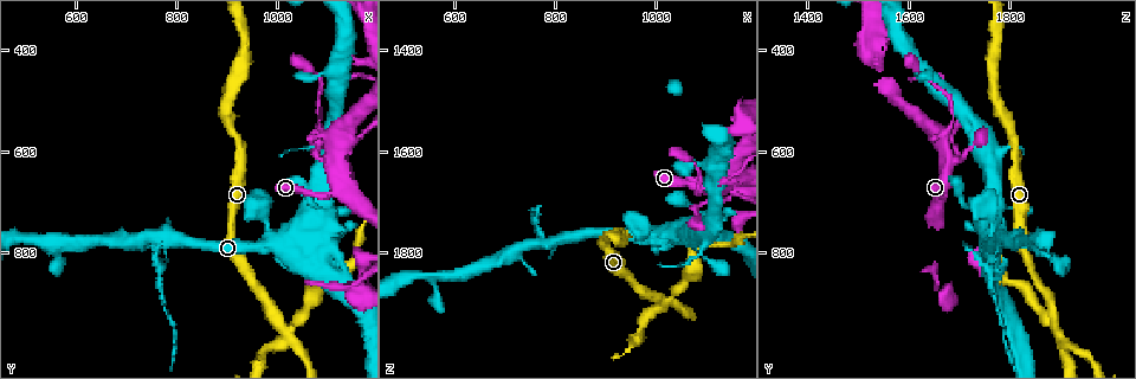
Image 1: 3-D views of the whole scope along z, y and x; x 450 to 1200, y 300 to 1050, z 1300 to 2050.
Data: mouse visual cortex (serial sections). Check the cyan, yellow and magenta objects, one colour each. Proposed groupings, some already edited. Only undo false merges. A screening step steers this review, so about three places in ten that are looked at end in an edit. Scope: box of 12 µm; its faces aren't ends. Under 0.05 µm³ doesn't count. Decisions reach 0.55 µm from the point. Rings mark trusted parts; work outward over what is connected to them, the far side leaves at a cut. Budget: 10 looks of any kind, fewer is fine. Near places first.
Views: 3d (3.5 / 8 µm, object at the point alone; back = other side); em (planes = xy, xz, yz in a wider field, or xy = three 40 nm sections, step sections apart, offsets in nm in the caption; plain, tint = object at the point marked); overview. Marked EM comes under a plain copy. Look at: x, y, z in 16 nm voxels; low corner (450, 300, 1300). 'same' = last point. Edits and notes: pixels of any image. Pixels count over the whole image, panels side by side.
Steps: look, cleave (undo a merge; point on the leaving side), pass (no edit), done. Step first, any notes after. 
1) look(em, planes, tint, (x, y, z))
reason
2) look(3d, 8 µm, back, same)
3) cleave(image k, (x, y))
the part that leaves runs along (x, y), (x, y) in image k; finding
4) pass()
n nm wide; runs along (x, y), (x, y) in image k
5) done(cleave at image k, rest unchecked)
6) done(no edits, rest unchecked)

look(3d, 8 µm, (785, 770, 1775))
branch point

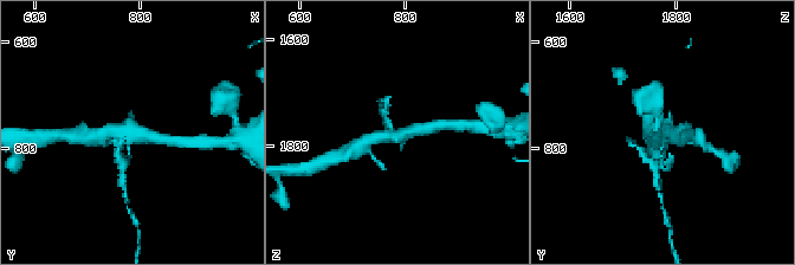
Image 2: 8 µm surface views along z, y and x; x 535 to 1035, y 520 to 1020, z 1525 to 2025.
look(em, xy, step 3, tint, (785, 770, 1780))
need the tissue

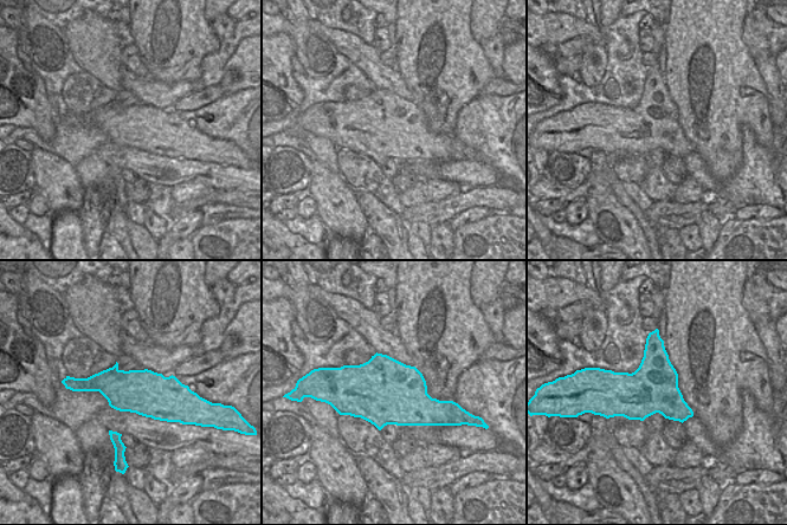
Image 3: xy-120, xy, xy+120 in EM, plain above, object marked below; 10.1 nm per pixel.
cleave(image 2, (122, 159))
the part that leaves runs along (127, 148), (125, 192) in image 2; a second cell is stuck on

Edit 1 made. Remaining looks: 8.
look(3d, 3.5 µm, (1015, 955, 1895))
sharp bend

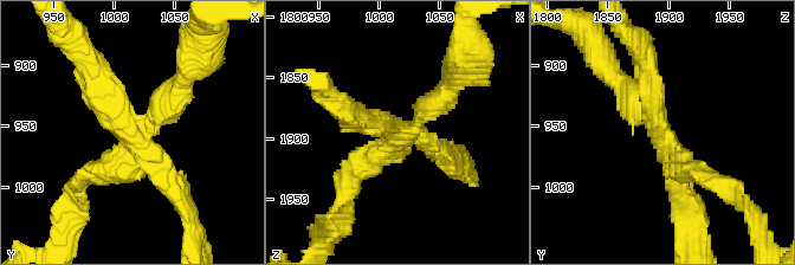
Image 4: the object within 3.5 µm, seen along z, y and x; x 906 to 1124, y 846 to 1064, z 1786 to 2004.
look(em, xy, step 1, tint, (1016, 956, 1894))
4 arms; arms of 250, 300, 300, 350 nm; shape alone is not enough

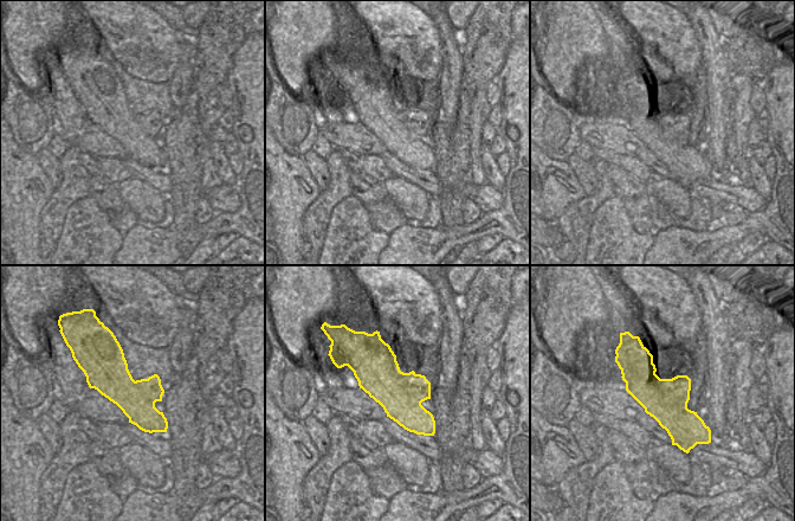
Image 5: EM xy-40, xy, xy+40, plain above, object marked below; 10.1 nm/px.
cleave(image 4, (157, 101))
the part that leaves runs along (143, 133), (201, 52) in image 4; a second cell is stuck on

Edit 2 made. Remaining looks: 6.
look(3d, 8 µm, (1105, 690, 1665))
a narrow waist

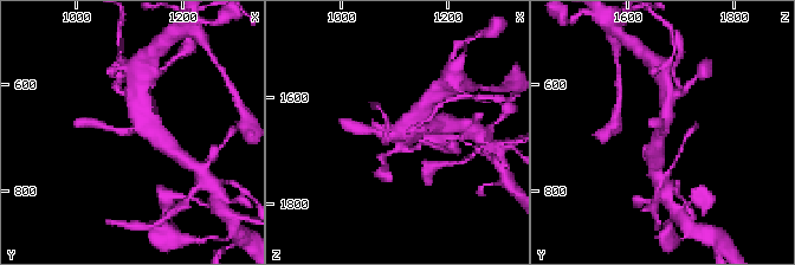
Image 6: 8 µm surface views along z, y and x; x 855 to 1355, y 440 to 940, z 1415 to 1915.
look(3d, 3.5 µm, (1105, 690, 1660))
closer look

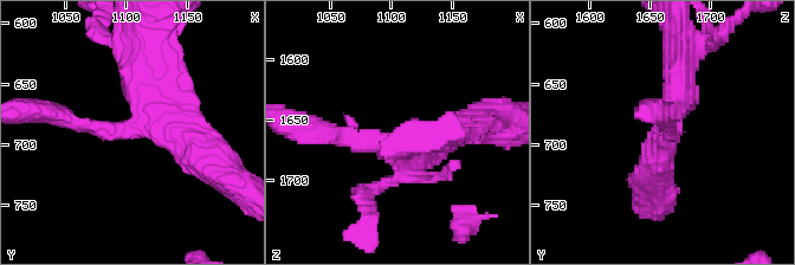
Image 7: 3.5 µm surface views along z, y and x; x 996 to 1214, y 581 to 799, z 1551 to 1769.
look(em, xy, step 2, tint, same)

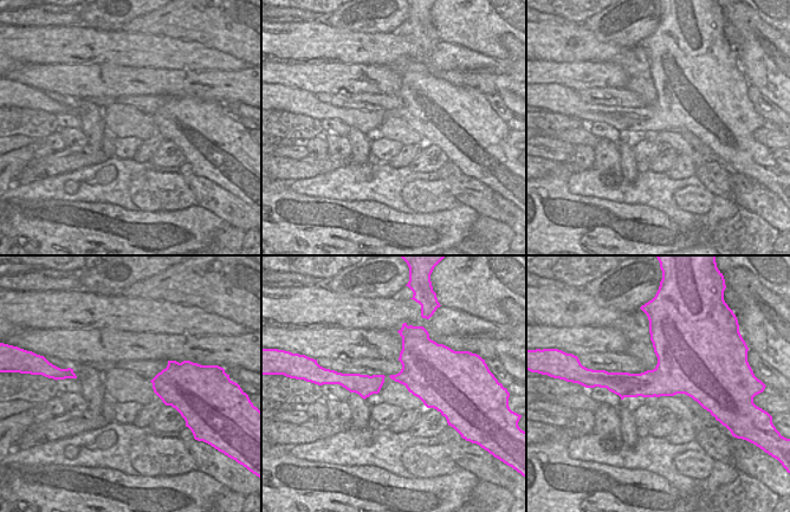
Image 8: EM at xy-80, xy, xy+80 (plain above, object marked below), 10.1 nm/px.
pass()
arms of 200, 400, 400 nm; runs along (60, 116), (129, 130), (150, 109), (147, 53) in image 7; continuous, no second cell

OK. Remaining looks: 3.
look(3d, 3.5 µm, (1080, 530, 1685))
thin neck

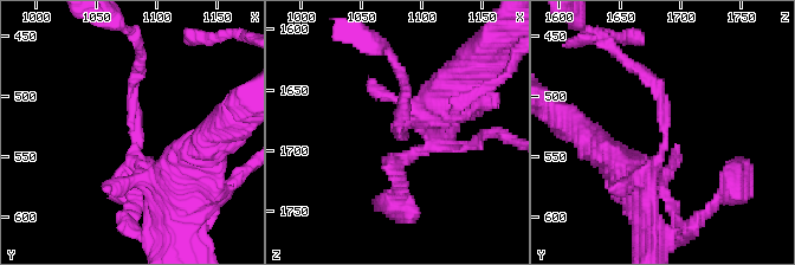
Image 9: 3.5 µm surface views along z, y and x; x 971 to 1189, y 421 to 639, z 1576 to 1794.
look(em, planes, tint, (1082, 534, 1686))
arms of 150, 350 nm; now the EM

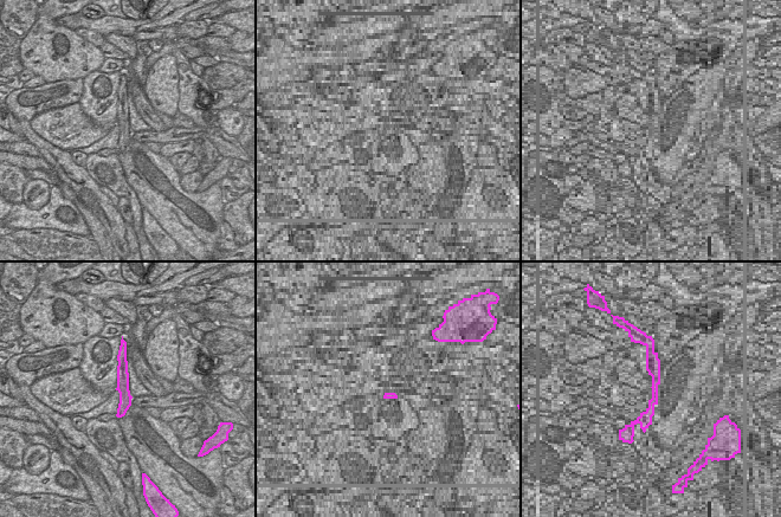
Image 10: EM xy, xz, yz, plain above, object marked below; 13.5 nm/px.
pass()
runs along (174, 196), (134, 161), (137, 70) in image 9; all the same cell

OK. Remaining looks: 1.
done(cleave at image 2, cleave at image 4, rest unchecked)

